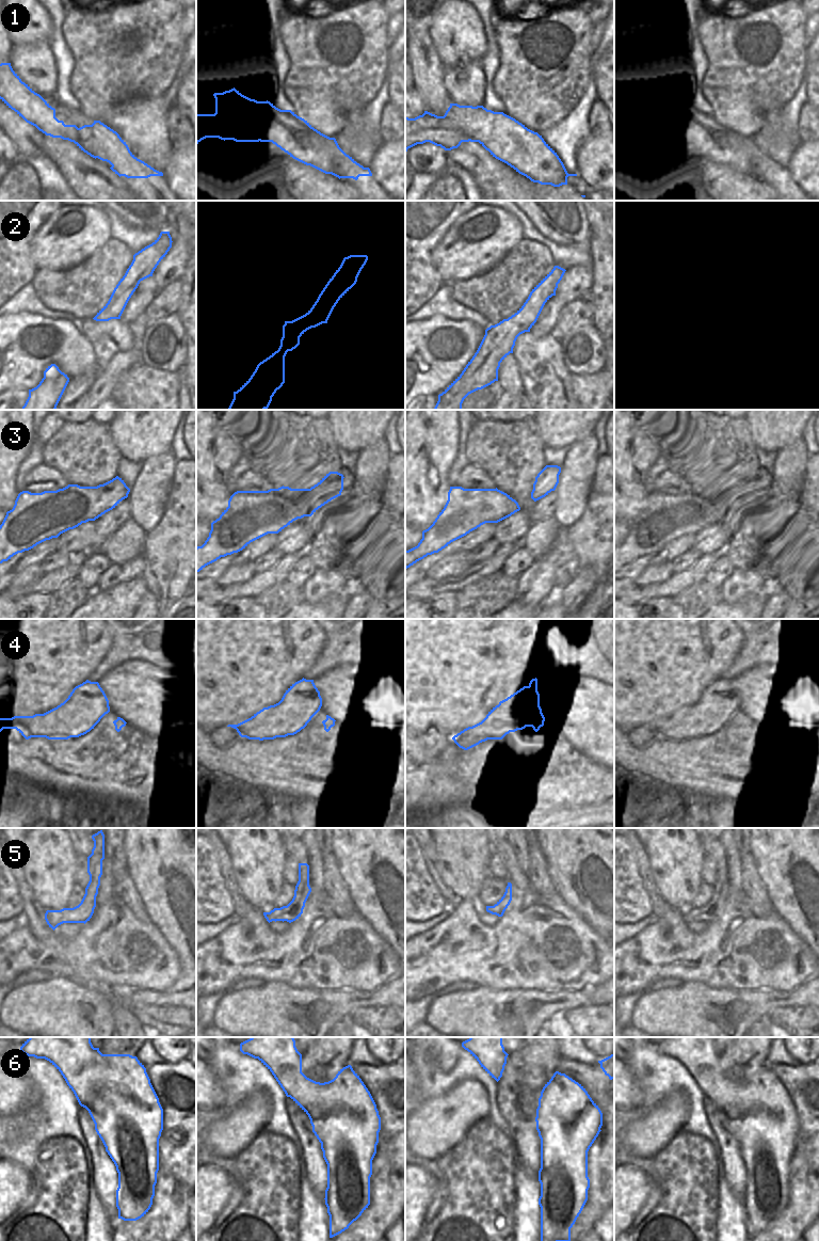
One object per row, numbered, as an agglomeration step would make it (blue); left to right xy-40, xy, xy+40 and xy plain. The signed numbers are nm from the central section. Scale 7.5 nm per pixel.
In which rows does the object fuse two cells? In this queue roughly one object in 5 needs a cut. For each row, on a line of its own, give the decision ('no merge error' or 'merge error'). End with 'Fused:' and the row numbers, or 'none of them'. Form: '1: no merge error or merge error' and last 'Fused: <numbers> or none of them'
1: merge error
2: no merge error
3: no merge error
4: no merge error
5: no merge error
6: no merge error
Fused: 1

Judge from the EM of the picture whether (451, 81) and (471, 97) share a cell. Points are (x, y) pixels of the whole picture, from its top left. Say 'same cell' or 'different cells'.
same cell

